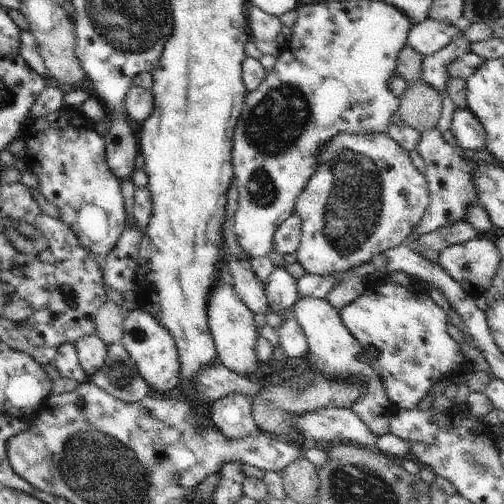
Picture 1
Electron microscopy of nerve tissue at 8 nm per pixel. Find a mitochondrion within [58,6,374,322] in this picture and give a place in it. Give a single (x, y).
(277, 121)

